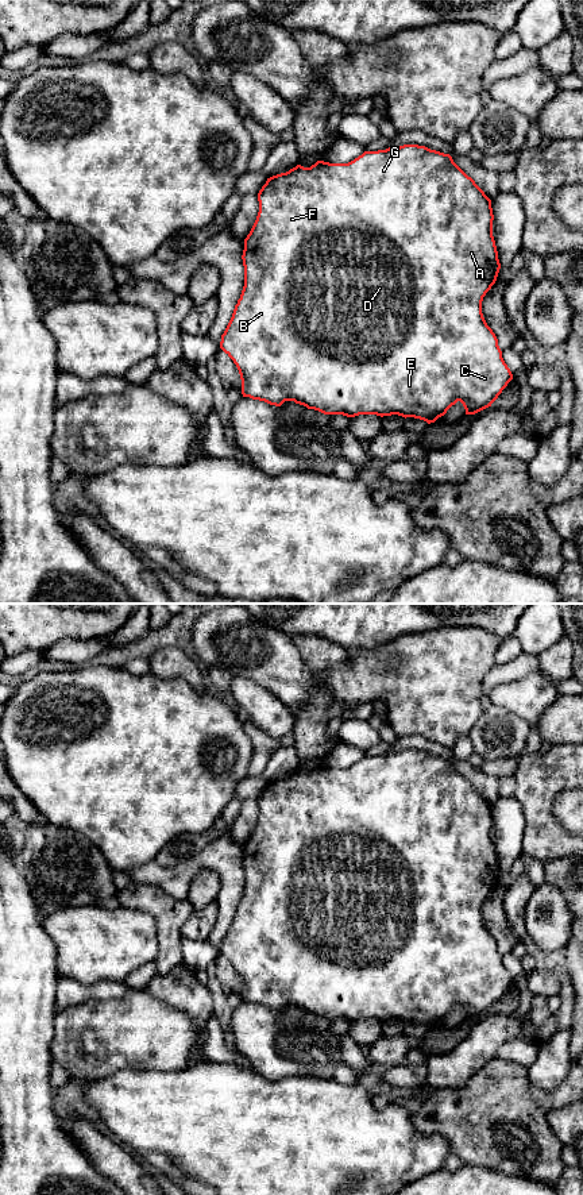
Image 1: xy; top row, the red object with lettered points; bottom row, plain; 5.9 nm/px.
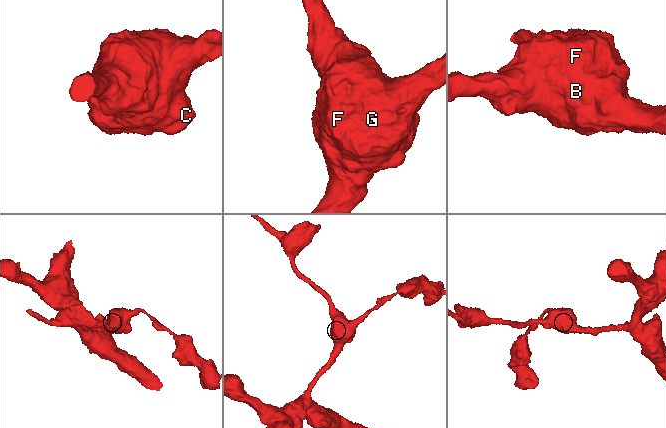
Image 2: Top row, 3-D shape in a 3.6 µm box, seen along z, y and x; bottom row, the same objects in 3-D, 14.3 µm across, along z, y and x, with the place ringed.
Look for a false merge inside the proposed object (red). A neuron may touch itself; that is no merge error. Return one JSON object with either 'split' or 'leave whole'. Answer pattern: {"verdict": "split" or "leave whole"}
{"verdict": "leave whole"}

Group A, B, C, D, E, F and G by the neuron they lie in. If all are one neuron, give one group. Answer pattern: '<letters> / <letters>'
A B C D E F G

